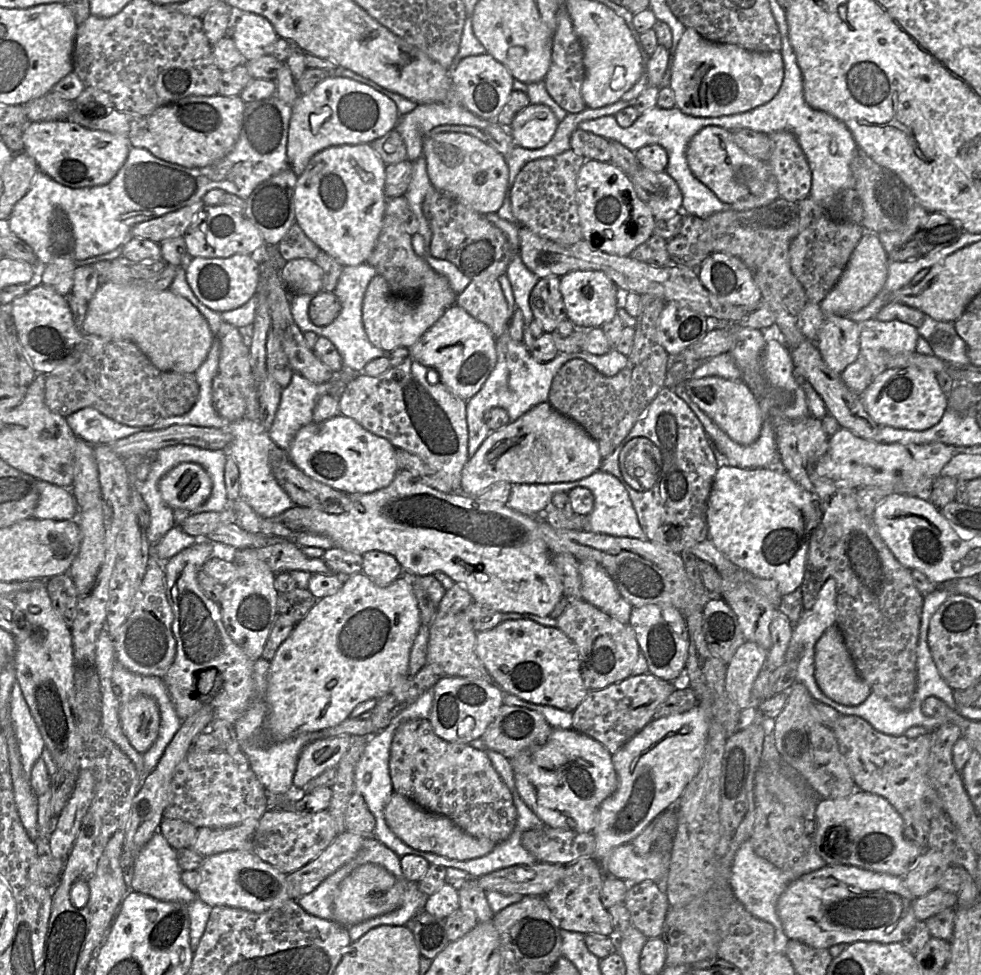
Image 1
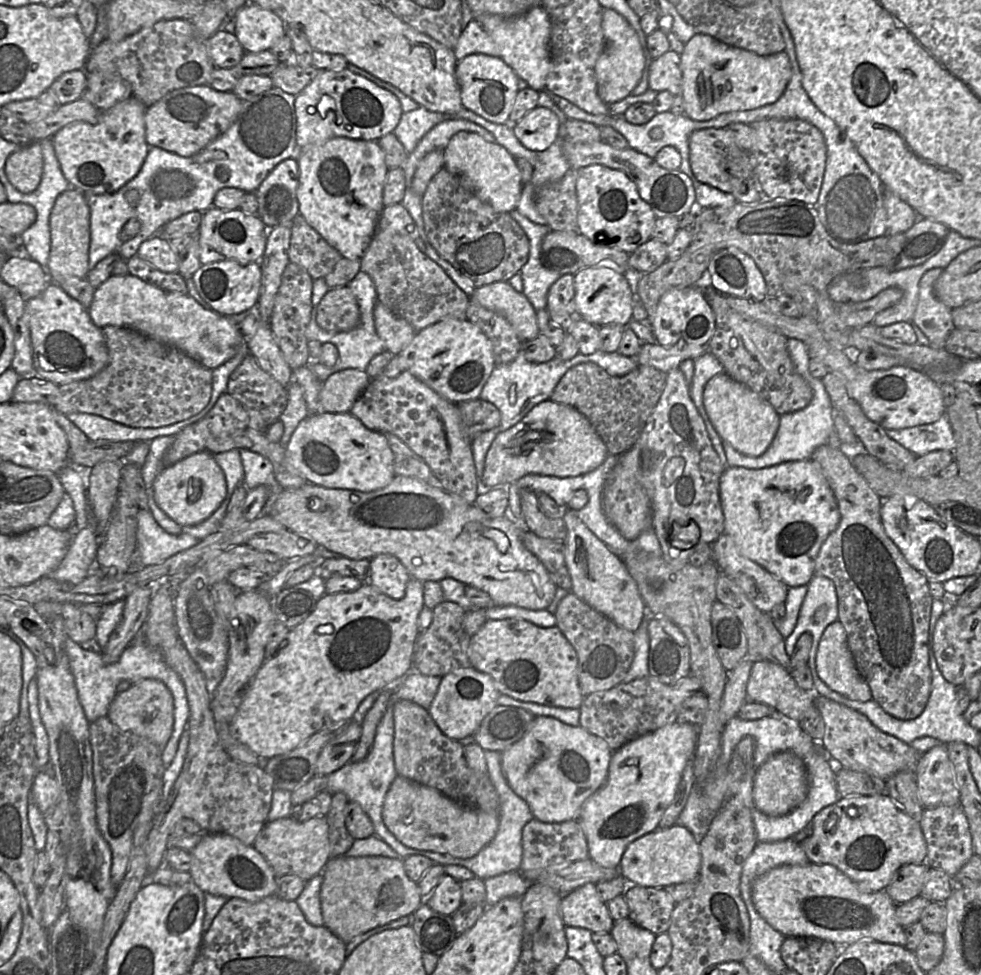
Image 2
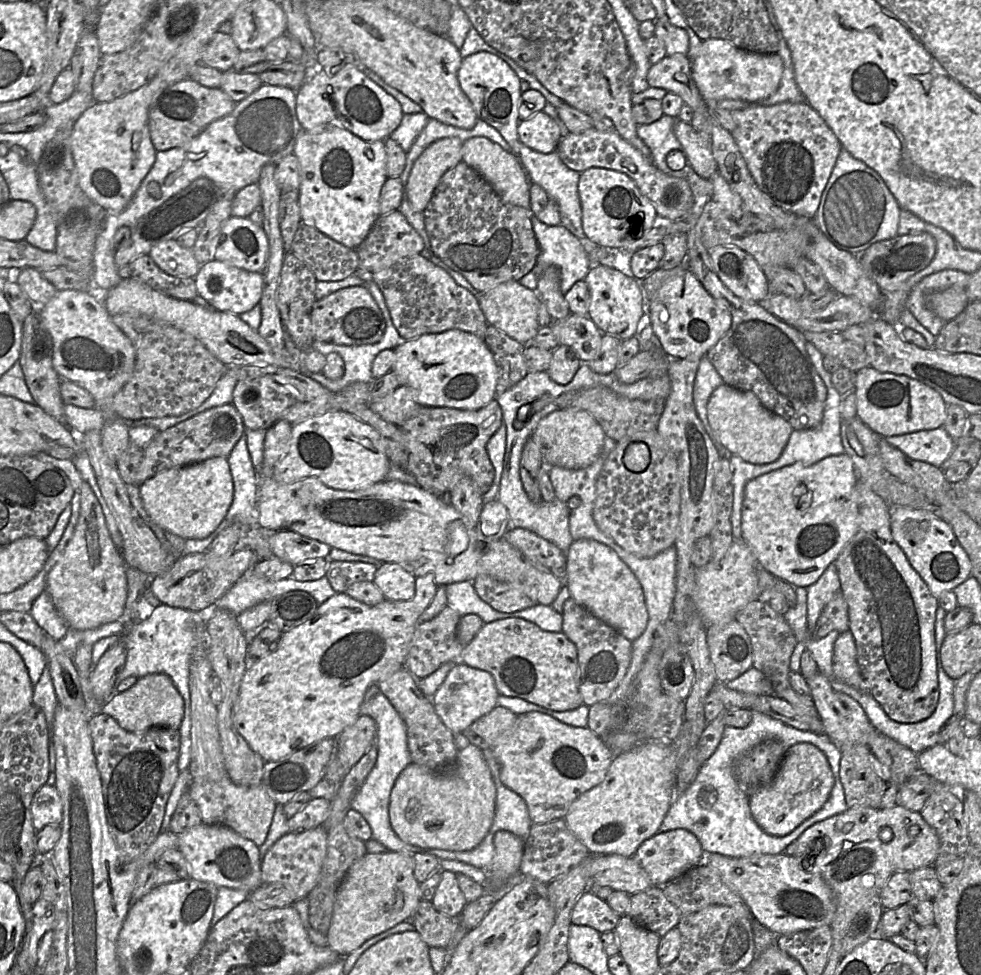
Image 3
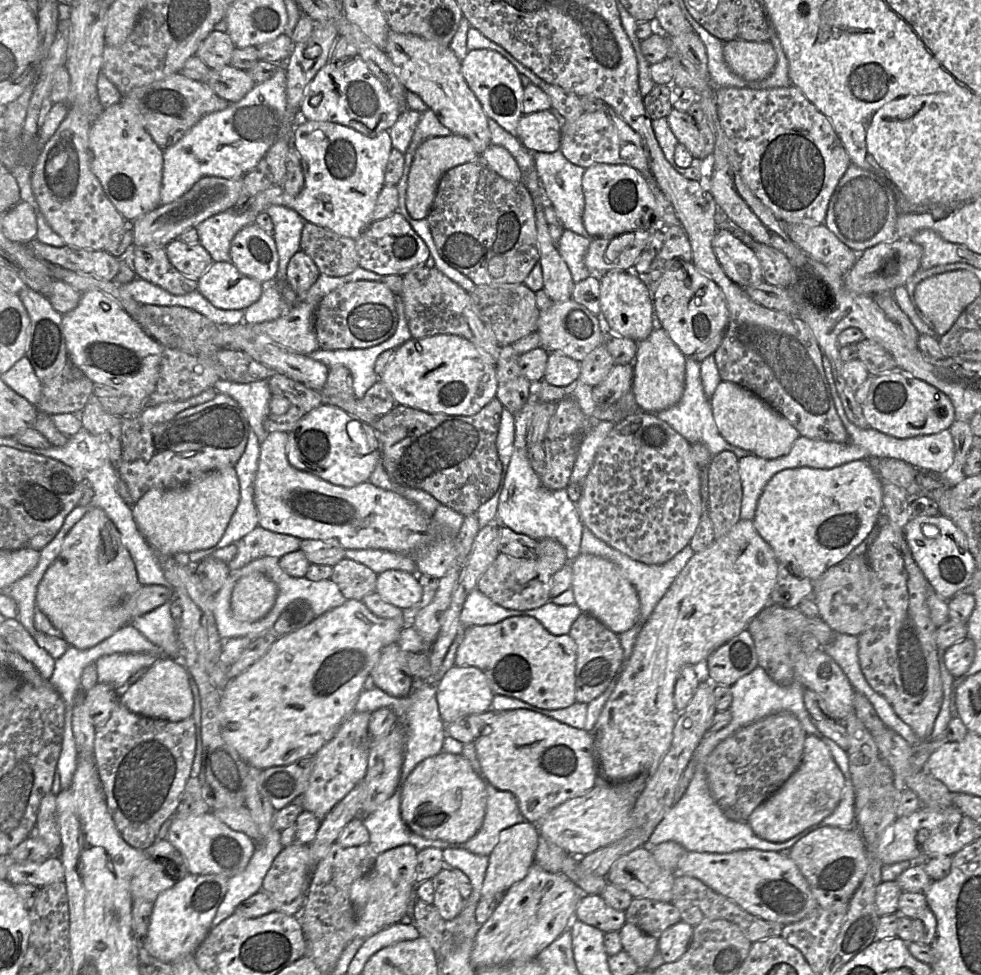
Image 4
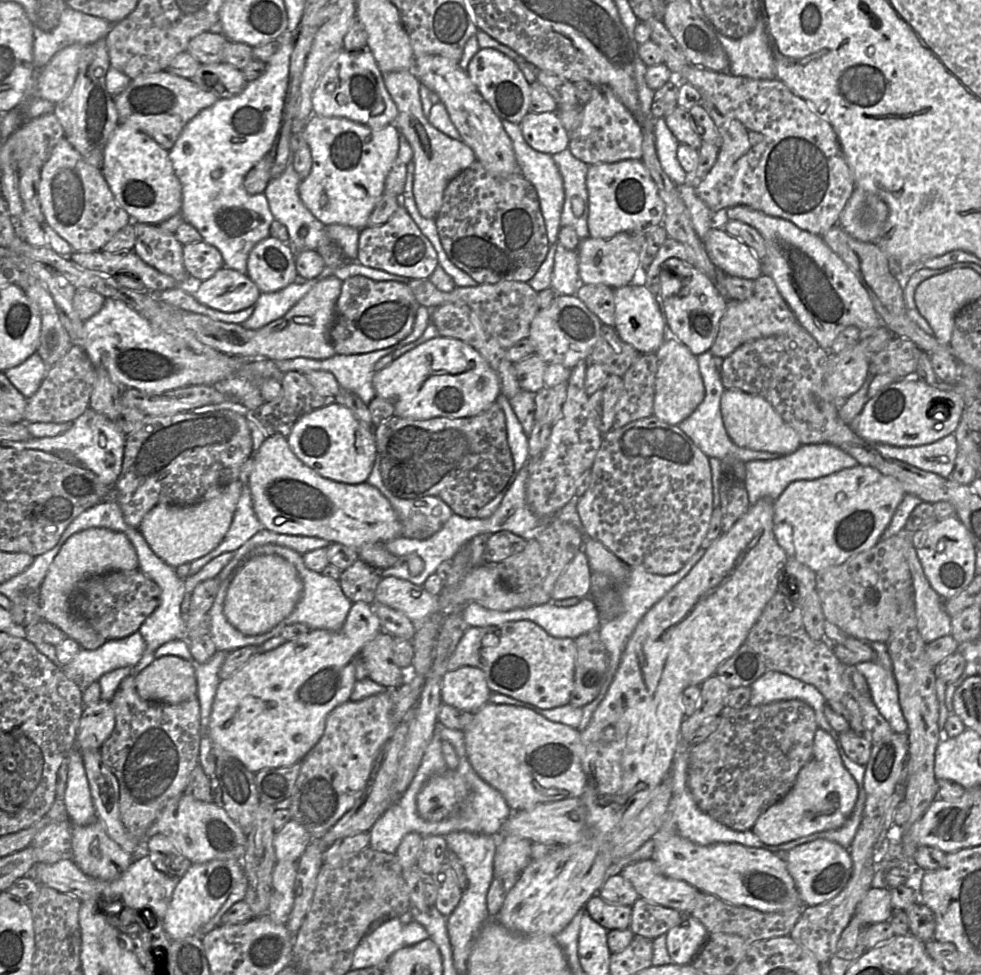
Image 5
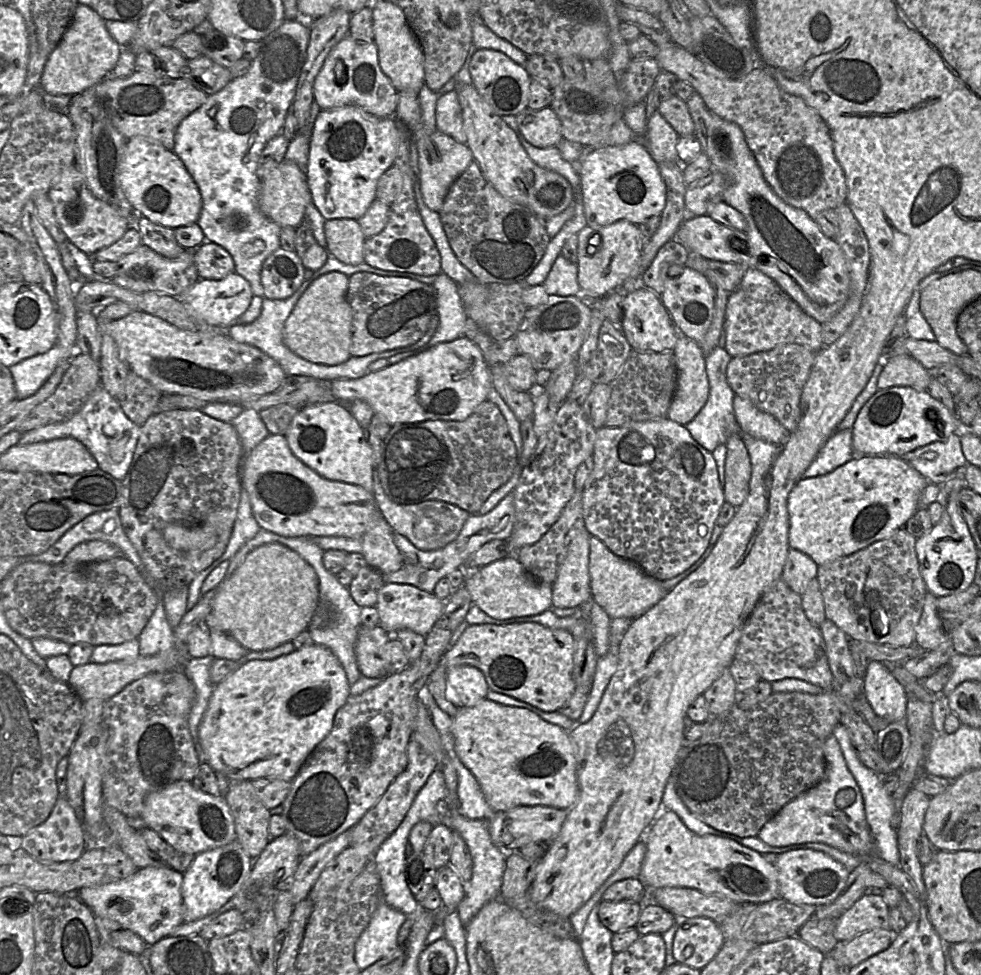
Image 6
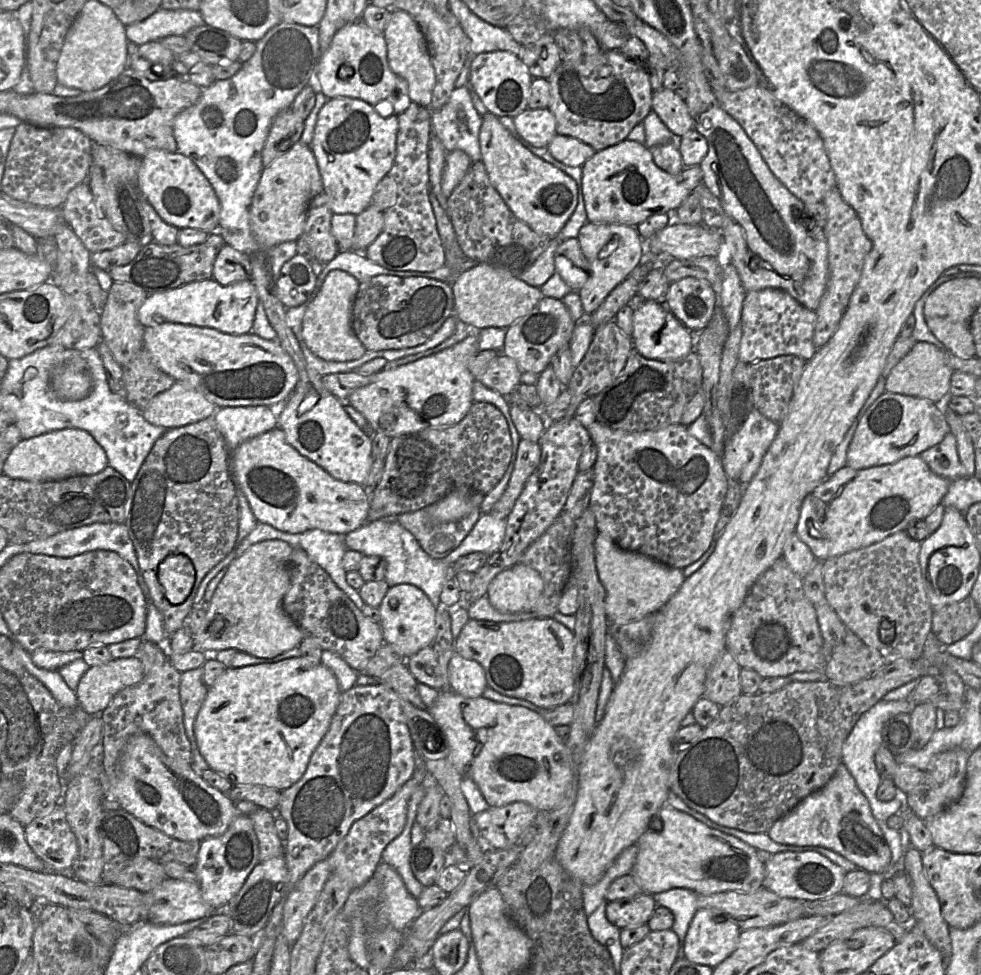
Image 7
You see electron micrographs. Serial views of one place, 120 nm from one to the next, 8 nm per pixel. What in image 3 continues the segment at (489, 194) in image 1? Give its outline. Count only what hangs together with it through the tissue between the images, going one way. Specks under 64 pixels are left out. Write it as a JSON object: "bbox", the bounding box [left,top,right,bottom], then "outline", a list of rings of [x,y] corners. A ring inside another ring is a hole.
{"bbox":[462,137,530,208],"outline":[[[485,137],[468,138],[462,144],[462,162],[476,170],[509,204],[530,208],[529,178],[519,159],[513,152],[505,151],[500,145]]]}

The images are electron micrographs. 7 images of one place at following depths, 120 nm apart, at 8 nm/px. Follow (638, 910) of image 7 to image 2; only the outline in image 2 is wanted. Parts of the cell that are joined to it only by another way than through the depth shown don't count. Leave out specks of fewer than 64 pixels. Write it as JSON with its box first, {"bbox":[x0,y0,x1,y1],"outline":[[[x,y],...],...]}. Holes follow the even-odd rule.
{"bbox":[560,883,614,933],"outline":[[[586,883],[562,895],[560,914],[565,926],[587,929],[592,933],[610,933],[614,925],[614,920],[609,913],[607,904],[599,897],[597,886],[594,883]]]}

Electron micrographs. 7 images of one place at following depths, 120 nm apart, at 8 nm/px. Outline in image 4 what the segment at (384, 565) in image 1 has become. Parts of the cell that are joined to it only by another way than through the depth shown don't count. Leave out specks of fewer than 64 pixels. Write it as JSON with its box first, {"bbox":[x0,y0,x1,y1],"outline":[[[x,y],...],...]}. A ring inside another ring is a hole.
{"bbox":[376,570,422,613],"outline":[[[386,570],[378,574],[376,592],[383,600],[405,613],[413,612],[422,598],[418,574],[401,570]]]}

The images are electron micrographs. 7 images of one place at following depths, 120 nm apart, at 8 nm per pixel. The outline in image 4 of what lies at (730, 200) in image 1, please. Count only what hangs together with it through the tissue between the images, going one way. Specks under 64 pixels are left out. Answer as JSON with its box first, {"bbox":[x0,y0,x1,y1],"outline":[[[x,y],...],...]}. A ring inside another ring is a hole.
{"bbox":[667,109,703,160],"outline":[[[676,109],[669,113],[667,119],[678,143],[687,148],[694,160],[701,160],[703,144],[694,119],[687,112]]]}

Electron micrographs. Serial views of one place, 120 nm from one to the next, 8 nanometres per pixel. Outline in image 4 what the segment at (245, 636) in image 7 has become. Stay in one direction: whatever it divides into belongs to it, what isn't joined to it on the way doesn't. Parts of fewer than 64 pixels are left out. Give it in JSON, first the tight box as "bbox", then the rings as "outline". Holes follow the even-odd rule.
{"bbox":[231,572,277,622],"outline":[[[254,572],[240,578],[231,595],[234,617],[243,622],[254,622],[263,618],[273,608],[277,592],[276,584],[262,573]]]}

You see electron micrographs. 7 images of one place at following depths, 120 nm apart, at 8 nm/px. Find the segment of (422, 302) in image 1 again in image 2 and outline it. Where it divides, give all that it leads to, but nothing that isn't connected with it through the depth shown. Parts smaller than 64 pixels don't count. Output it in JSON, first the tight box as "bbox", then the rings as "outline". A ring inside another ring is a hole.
{"bbox":[373,302,416,355],"outline":[[[381,302],[373,309],[374,326],[384,341],[386,351],[398,355],[416,335],[415,329],[403,318],[394,315]]]}

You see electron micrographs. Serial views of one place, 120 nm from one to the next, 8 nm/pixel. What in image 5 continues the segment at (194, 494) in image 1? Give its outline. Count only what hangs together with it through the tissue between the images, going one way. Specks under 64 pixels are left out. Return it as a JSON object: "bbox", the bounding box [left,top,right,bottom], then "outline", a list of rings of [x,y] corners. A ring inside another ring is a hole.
{"bbox":[139,480,242,568],"outline":[[[235,480],[211,487],[196,504],[188,506],[158,504],[142,519],[139,531],[152,551],[173,568],[191,563],[215,549],[232,523],[241,495],[242,483]]]}

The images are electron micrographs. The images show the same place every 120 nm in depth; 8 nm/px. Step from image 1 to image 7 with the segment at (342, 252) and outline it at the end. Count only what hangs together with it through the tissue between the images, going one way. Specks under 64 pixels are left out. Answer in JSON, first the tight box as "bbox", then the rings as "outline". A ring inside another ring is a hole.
{"bbox":[310,98,397,216],"outline":[[[334,98],[324,104],[317,117],[310,148],[333,214],[356,216],[370,205],[376,186],[393,165],[397,131],[396,115],[383,118],[361,99]]]}

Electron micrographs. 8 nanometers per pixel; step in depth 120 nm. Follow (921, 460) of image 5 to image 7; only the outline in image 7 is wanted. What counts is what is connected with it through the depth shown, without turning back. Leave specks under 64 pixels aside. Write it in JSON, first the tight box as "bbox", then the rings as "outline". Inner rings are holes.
{"bbox":[919,432,964,481],"outline":[[[951,432],[940,443],[926,449],[919,456],[935,474],[943,478],[952,481],[964,476],[957,441]]]}

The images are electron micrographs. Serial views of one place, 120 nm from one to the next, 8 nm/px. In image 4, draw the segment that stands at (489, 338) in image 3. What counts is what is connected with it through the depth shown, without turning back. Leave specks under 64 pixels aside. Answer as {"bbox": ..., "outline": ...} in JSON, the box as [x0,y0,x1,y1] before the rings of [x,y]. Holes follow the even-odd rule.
{"bbox":[495,345,531,414],"outline":[[[512,345],[502,346],[495,363],[498,382],[496,398],[512,414],[519,412],[530,396],[531,382],[518,364],[519,356]]]}

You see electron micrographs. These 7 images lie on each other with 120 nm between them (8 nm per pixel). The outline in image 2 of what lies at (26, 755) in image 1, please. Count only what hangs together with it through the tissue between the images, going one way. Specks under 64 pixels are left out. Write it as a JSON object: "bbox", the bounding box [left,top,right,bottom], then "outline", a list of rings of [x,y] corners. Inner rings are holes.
{"bbox":[28,678,50,770],"outline":[[[35,678],[28,685],[28,712],[35,737],[35,753],[38,770],[50,760],[49,739],[47,731],[41,721],[38,705],[38,686]]]}

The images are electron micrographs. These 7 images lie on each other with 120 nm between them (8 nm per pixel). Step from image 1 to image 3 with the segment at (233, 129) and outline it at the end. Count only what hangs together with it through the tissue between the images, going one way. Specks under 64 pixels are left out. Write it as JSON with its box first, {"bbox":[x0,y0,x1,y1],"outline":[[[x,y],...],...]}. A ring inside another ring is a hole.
{"bbox":[148,79,235,151],"outline":[[[183,79],[164,89],[148,112],[148,128],[156,151],[166,151],[187,144],[210,123],[227,116],[235,102],[219,88],[207,88],[190,79]]]}

